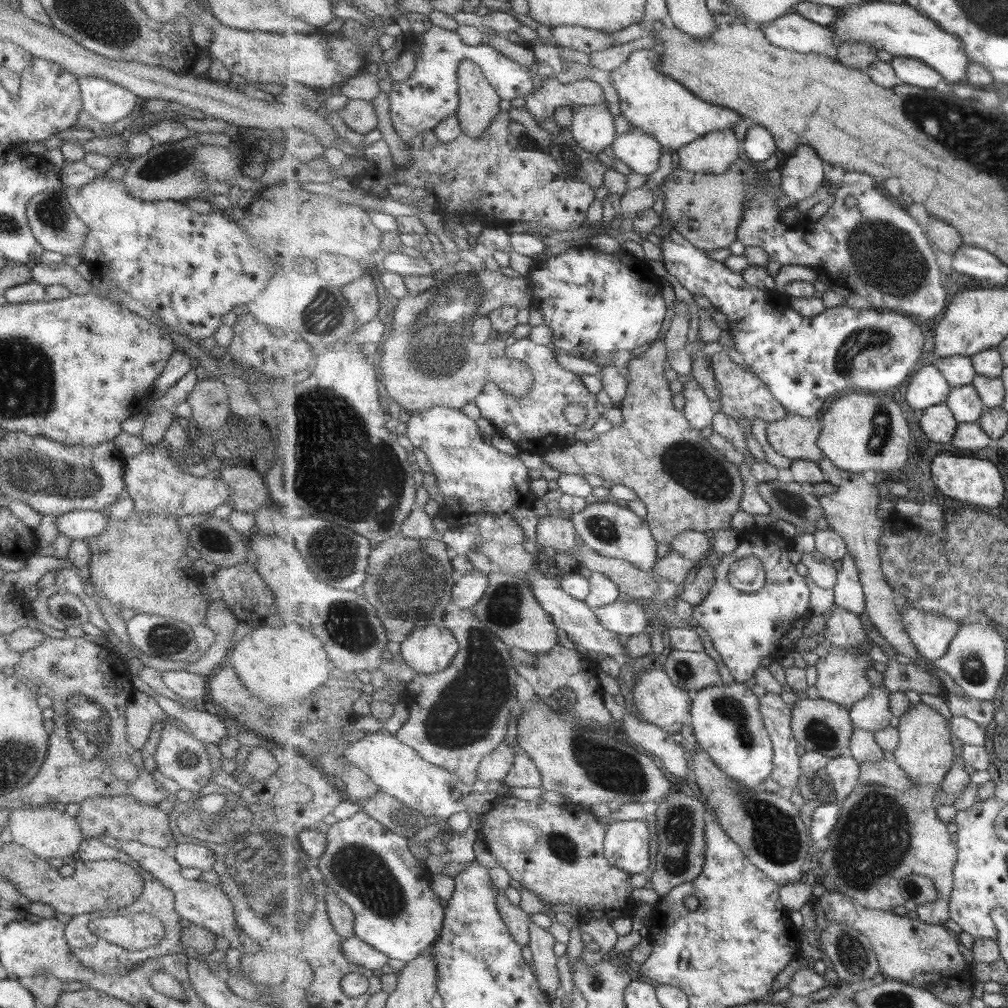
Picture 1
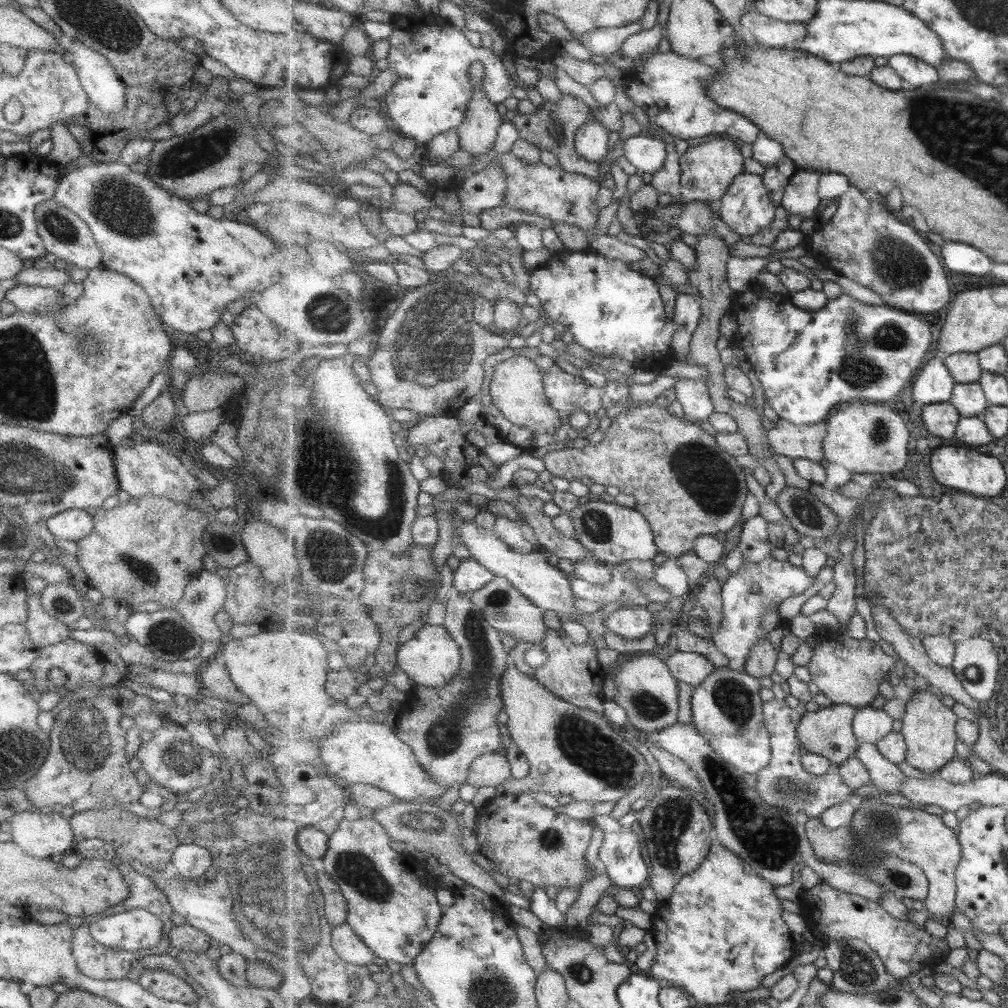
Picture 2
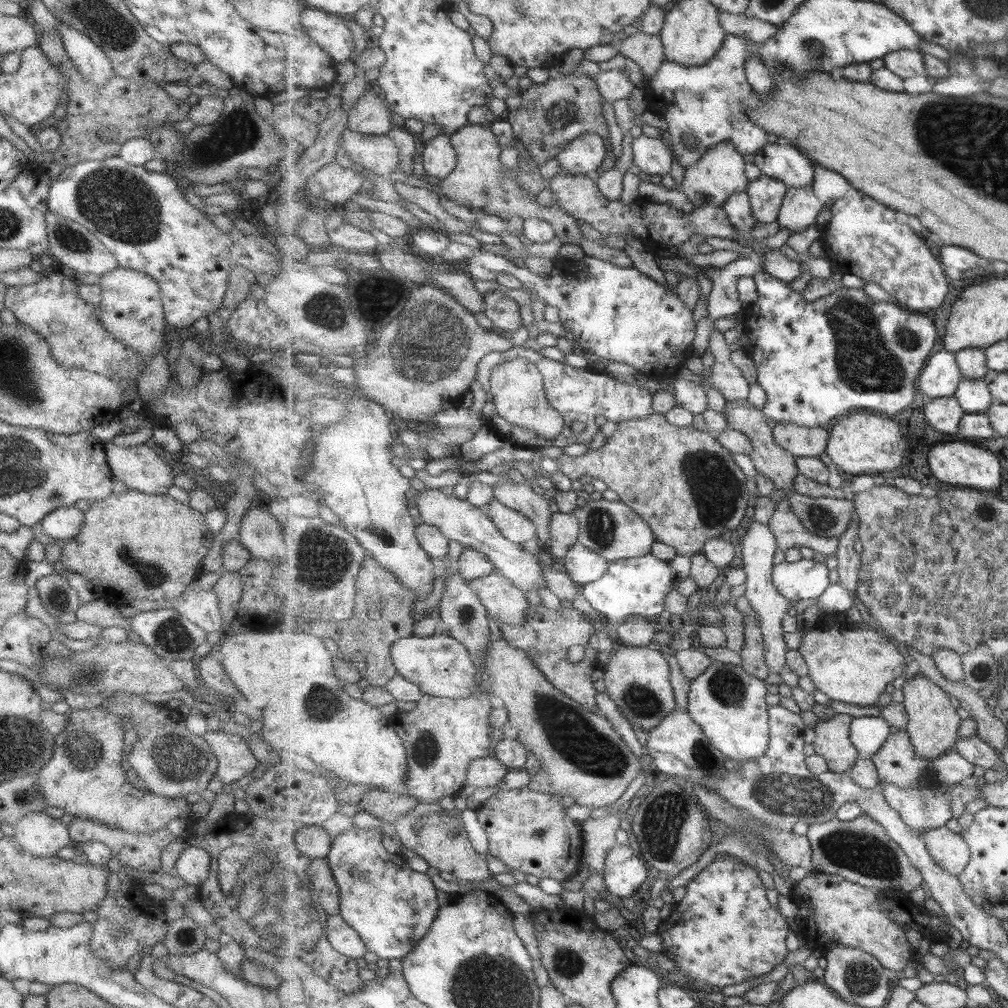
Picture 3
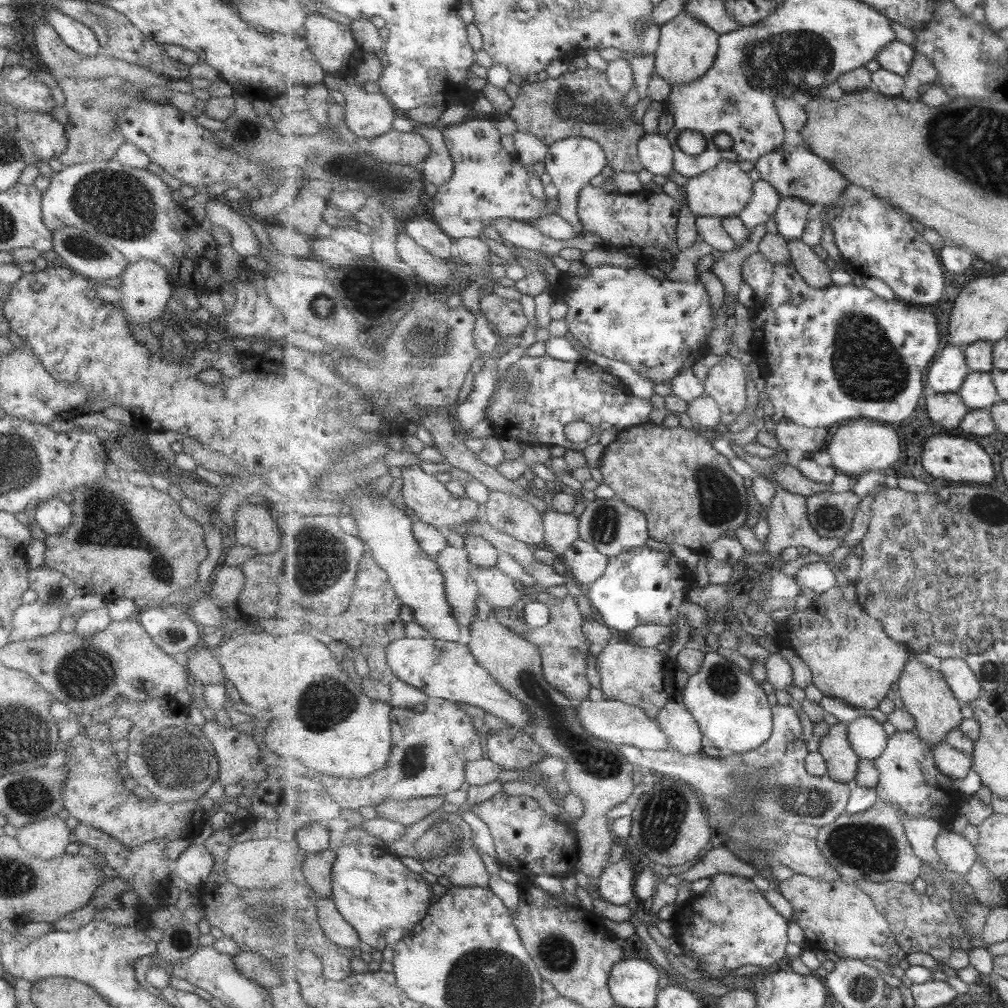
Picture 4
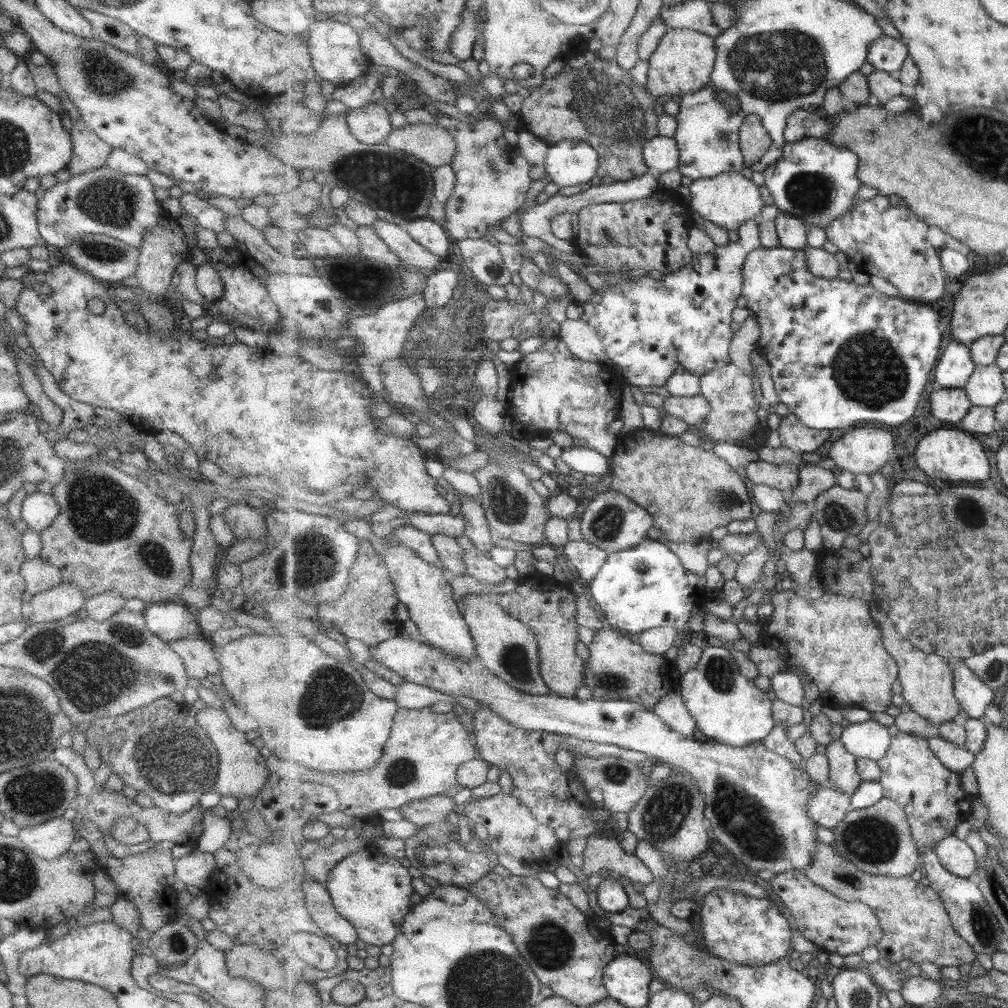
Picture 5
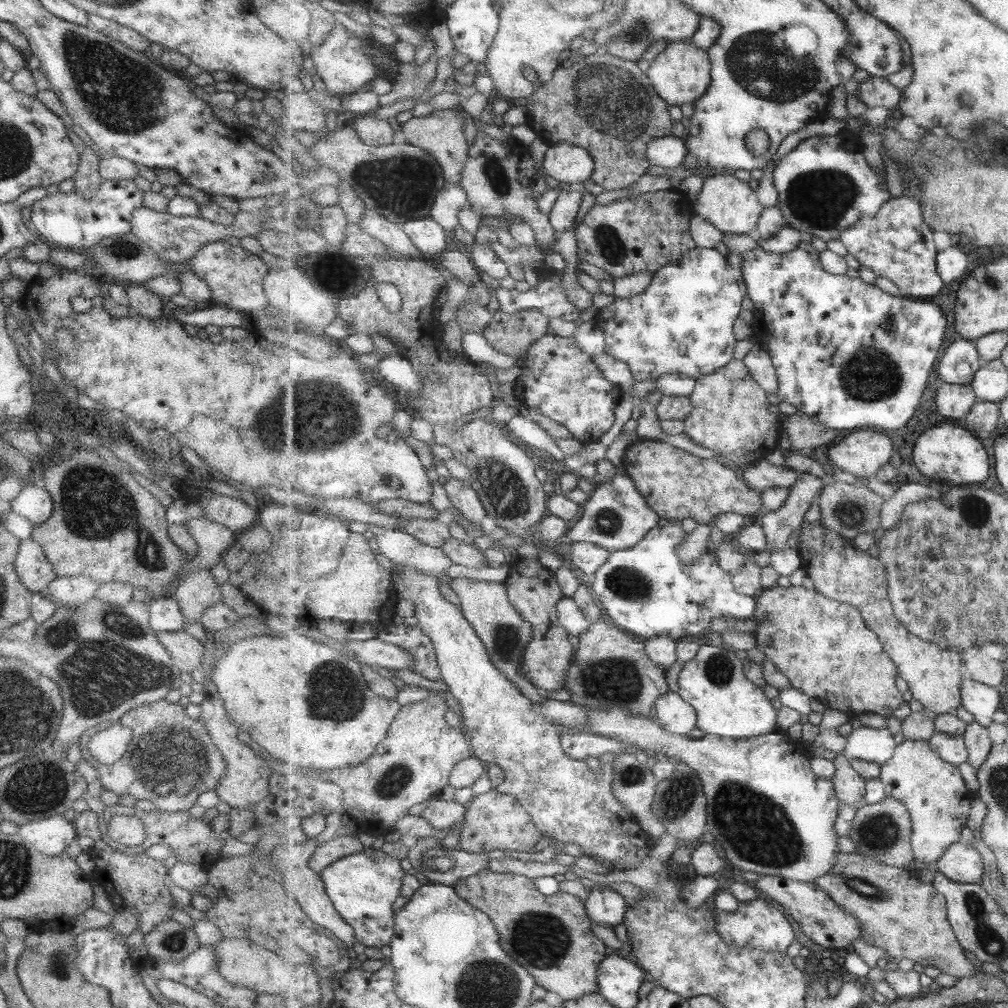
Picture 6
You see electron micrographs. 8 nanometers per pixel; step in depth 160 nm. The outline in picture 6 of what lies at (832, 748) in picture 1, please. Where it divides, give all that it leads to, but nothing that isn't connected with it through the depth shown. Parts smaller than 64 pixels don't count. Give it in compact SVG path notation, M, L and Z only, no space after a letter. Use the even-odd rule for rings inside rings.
M839 754L834 759L837 772L832 779L840 802L853 807L865 804L867 791L866 778L863 778L853 767L851 761L844 755Z

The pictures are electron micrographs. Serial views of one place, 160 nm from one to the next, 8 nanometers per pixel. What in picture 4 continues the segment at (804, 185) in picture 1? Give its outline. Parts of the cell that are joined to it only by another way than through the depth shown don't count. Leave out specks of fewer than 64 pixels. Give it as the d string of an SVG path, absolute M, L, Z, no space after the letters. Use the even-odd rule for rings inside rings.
M797 198L782 199L775 212L775 222L780 236L789 240L799 240L806 232L807 224L816 207Z

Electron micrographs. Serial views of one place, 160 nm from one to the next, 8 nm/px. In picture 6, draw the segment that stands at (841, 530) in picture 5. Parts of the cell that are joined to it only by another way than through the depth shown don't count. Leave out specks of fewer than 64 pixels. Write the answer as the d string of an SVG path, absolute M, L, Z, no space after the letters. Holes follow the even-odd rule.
M833 481L833 484L828 484L821 488L817 500L822 508L823 524L830 529L839 531L842 535L845 535L845 538L853 539L855 536L859 536L859 534L872 533L874 530L882 528L882 510L885 498L865 487L862 481L854 485Z

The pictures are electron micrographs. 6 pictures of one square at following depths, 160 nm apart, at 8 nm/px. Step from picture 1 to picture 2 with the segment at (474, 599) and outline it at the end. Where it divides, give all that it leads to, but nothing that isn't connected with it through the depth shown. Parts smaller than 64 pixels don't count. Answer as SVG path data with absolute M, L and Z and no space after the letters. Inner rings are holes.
M470 556L462 562L457 572L453 574L453 585L459 593L471 595L495 577L494 572Z

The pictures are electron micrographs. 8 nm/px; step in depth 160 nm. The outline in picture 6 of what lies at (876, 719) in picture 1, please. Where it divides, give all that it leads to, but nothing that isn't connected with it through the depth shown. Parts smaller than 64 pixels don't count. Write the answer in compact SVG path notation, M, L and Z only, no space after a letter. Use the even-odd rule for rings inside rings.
M861 726L850 733L844 755L849 760L858 758L883 765L893 758L898 747L893 736L888 729Z

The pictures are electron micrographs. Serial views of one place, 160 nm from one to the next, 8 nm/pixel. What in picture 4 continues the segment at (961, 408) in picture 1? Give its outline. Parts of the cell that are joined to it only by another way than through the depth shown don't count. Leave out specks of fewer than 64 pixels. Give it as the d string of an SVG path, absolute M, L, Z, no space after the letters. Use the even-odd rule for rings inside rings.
M972 371L958 393L971 409L990 409L1004 402L994 383L992 373Z

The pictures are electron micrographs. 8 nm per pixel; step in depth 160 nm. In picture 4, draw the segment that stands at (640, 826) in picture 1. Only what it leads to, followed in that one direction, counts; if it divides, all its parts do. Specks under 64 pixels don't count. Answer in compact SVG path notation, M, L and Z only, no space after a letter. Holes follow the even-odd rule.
M625 855L603 871L598 882L600 896L609 903L627 905L635 898L636 878L633 875L633 857Z

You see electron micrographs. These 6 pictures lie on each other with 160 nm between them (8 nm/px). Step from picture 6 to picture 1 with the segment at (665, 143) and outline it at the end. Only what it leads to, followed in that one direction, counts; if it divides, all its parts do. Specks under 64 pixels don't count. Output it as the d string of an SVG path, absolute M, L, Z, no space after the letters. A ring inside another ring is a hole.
M635 128L618 135L611 147L633 173L646 176L659 168L661 152L664 151L664 146L653 135Z

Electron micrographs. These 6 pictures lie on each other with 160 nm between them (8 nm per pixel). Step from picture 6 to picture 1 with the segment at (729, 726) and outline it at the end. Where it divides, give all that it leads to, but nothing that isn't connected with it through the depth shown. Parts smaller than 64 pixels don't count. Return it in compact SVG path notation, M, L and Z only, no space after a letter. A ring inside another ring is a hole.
M736 680L729 686L709 686L699 691L693 700L691 719L697 746L706 750L721 770L747 788L761 789L763 780L771 777L774 769L774 744L760 712L760 698L753 694L753 690Z

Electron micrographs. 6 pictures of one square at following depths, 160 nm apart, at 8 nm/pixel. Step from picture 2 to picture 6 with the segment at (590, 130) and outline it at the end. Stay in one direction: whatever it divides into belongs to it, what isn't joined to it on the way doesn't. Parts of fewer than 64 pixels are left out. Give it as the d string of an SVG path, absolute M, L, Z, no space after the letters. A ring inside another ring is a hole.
M569 142L550 144L545 153L543 168L547 175L561 184L577 187L592 180L595 160L588 150Z

